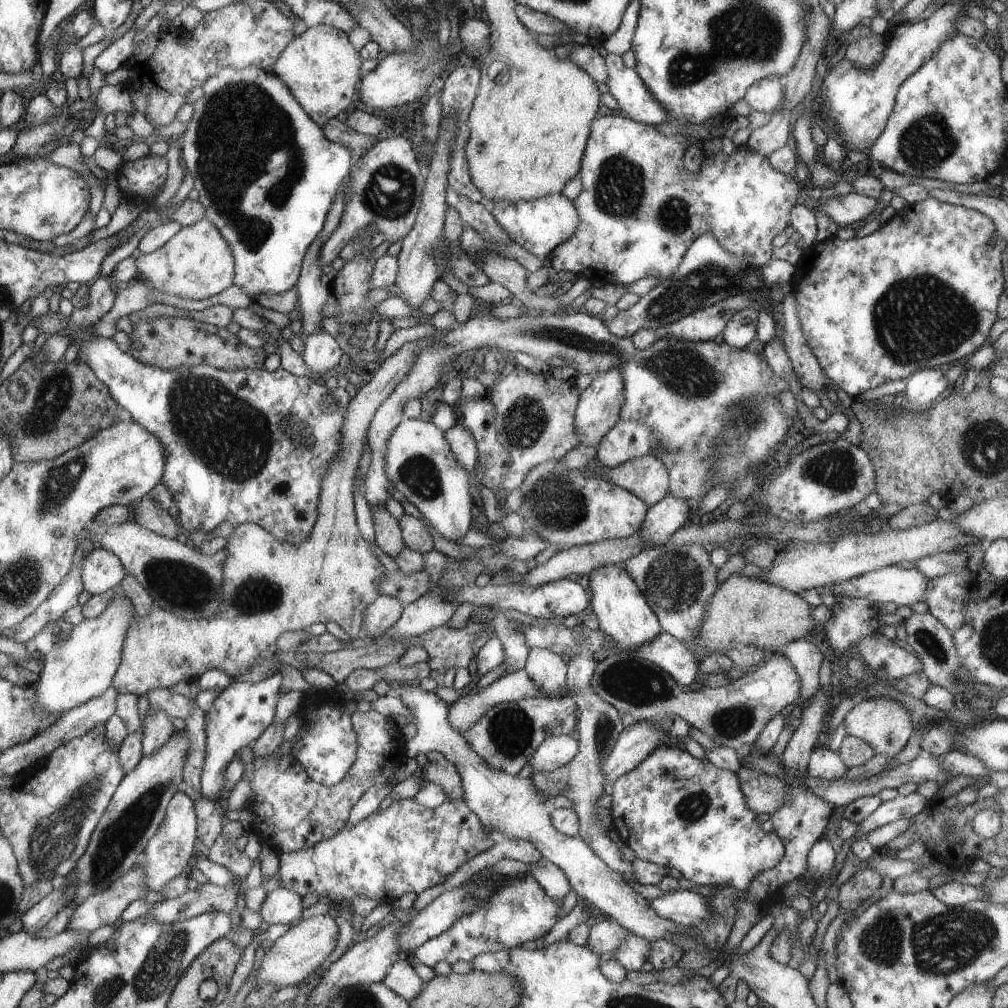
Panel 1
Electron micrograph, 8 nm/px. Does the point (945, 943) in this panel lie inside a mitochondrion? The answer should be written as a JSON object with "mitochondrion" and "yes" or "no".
{"mitochondrion":"yes"}

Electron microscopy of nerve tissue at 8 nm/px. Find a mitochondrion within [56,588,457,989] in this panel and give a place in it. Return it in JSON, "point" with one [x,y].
{"point":[123,834]}

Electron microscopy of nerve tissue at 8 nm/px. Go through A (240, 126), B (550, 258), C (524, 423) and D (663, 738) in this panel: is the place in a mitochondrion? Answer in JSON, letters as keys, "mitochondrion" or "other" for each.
{"A":"mitochondrion","B":"other","C":"mitochondrion","D":"other"}

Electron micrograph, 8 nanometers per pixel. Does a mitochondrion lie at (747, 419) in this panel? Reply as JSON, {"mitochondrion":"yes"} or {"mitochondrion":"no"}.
{"mitochondrion":"yes"}

